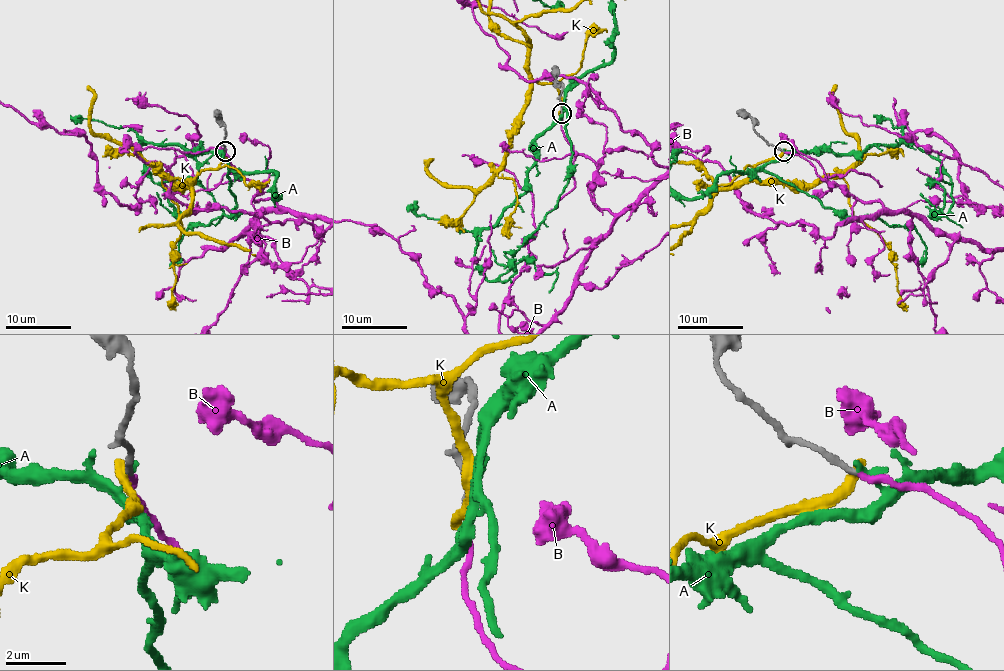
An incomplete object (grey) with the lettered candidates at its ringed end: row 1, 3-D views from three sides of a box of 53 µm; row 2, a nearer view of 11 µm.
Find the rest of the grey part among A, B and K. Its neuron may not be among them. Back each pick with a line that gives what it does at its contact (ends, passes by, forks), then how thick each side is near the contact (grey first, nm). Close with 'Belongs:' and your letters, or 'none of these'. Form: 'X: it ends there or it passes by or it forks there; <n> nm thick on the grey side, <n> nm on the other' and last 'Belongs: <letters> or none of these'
B: it ends there; 200 nm thick on the grey side, 200 nm on the other
Belongs: B

